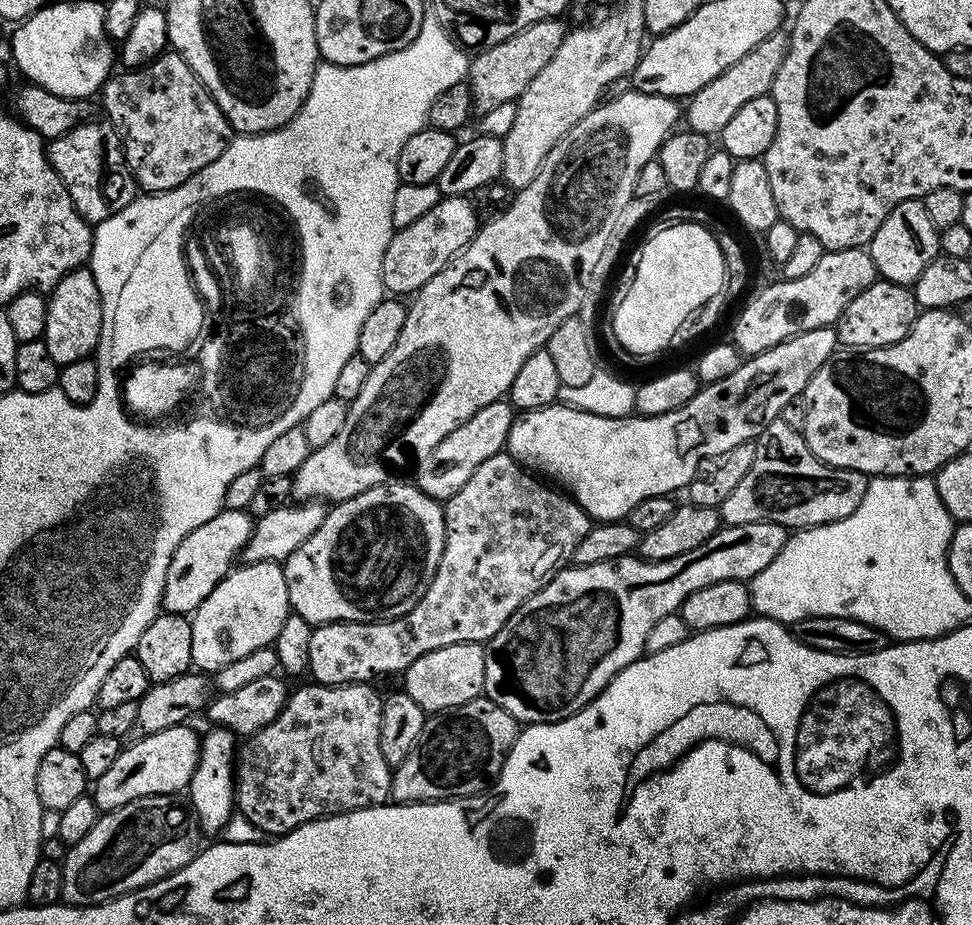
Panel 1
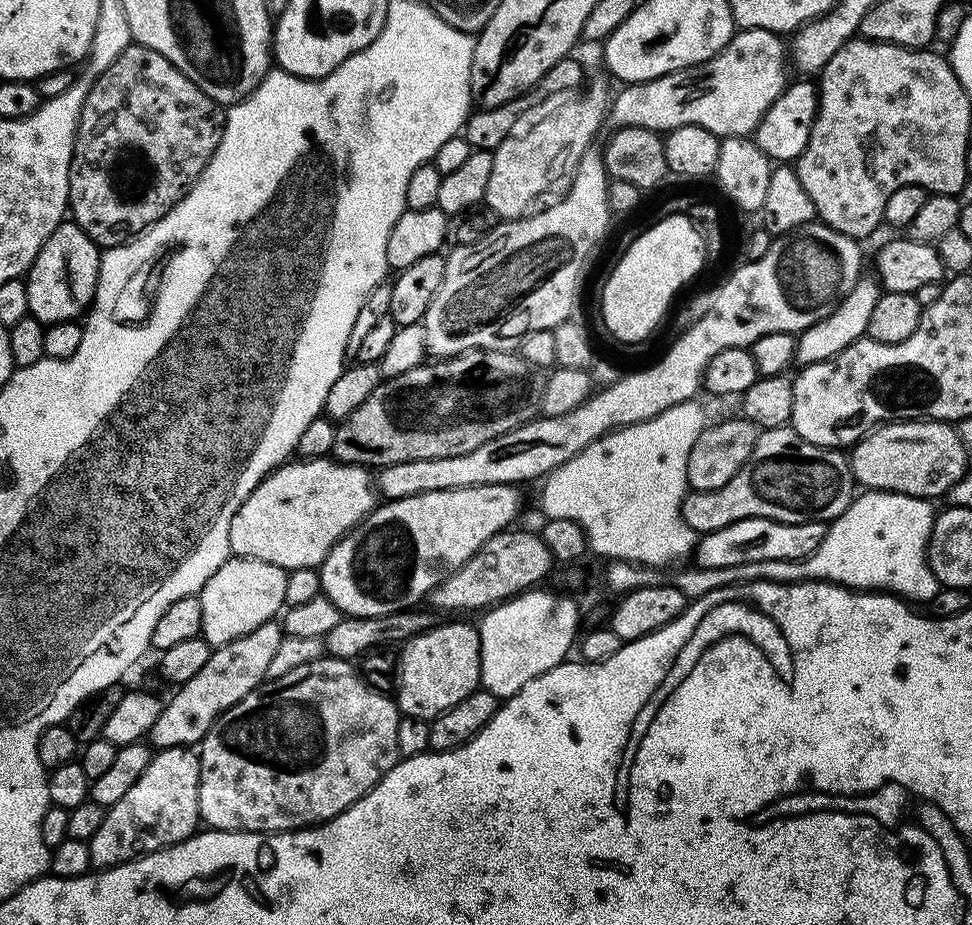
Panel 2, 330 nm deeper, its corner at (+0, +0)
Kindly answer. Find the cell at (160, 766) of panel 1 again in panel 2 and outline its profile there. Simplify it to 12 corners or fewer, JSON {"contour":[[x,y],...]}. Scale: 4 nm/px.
{"contour":[[269,622],[213,647],[146,740],[192,748],[264,683],[285,638]]}

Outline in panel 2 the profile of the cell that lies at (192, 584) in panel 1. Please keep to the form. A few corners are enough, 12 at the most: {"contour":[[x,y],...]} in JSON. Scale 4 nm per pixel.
{"contour":[[296,458],[230,522],[231,555],[319,569],[376,507],[369,469]]}

